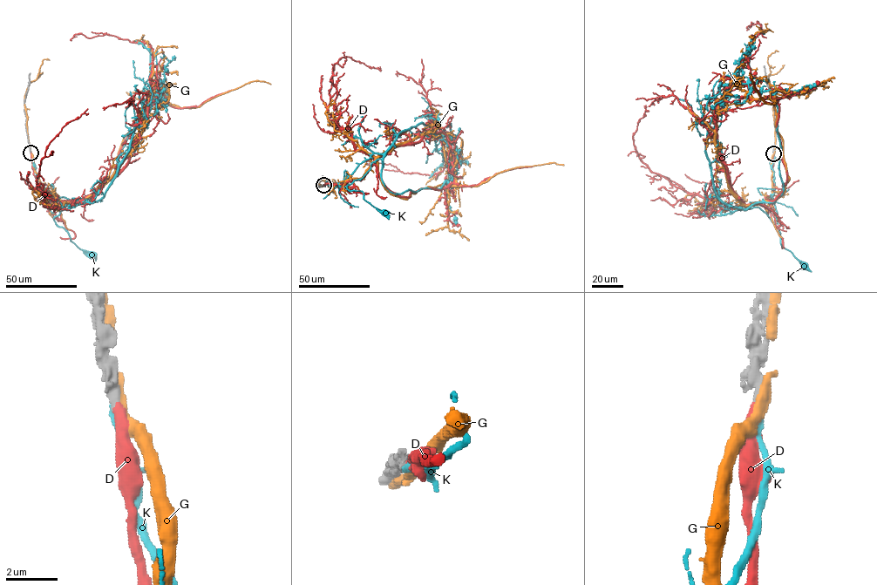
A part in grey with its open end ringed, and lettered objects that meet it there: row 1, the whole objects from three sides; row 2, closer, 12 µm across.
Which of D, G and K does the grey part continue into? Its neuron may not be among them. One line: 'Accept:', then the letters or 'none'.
Accept: D

